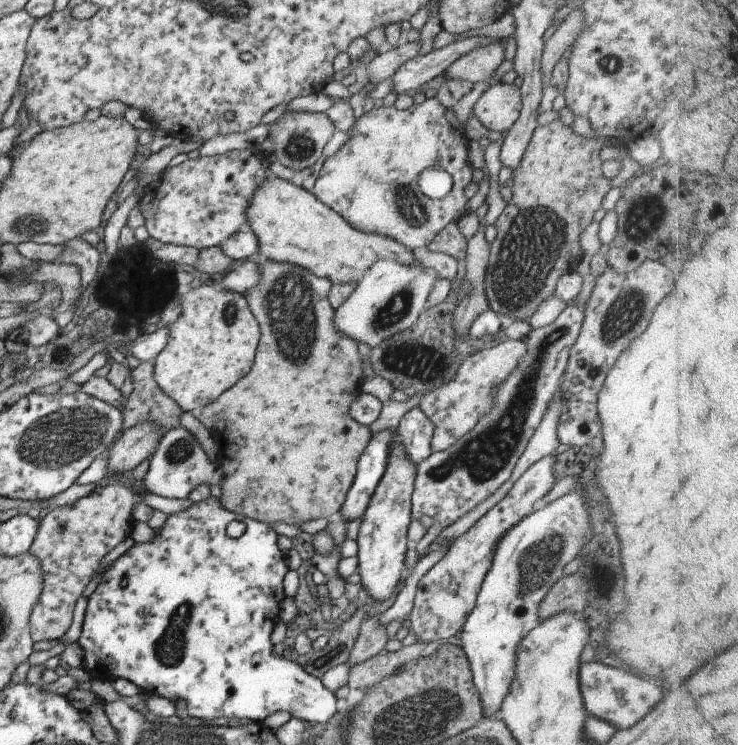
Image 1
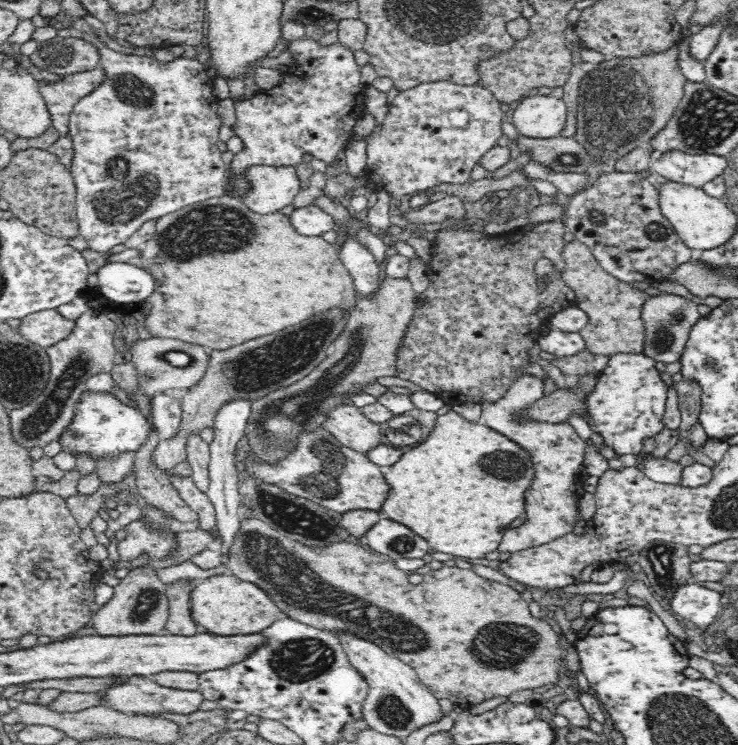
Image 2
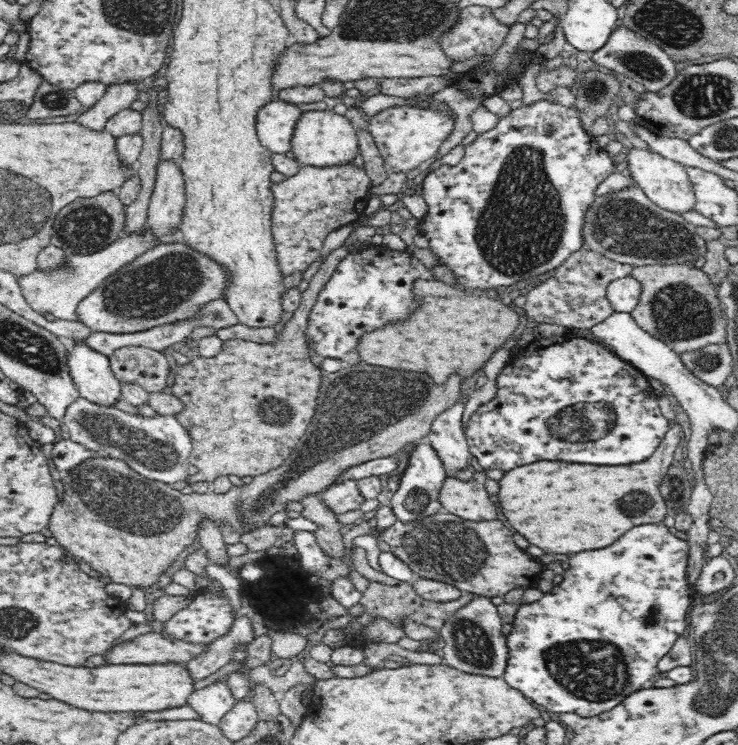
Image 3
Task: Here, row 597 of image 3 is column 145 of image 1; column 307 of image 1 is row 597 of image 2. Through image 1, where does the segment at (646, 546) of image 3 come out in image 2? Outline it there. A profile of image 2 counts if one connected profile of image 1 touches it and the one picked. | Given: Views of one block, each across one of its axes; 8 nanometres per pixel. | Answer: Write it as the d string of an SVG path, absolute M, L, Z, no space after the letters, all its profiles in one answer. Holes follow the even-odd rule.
M694 580L680 585L674 591L670 606L674 613L687 619L688 624L698 627L698 632L708 632L708 627L721 616L721 594Z

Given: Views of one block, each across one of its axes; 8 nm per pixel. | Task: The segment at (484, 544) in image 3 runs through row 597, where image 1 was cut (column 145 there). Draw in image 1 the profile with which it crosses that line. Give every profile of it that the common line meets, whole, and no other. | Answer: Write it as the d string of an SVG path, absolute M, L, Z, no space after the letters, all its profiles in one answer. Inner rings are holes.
M130 471L124 474L114 473L106 476L108 477L109 482L106 481L106 484L96 486L93 493L76 500L72 506L60 506L42 514L39 532L30 550L33 556L39 558L45 578L38 605L34 608L30 618L30 631L34 643L44 640L55 642L62 639L74 620L74 609L79 597L82 597L89 582L99 574L100 563L106 554L131 536L136 521L132 510L136 504L143 502L140 493L150 492L145 488L143 480L135 480ZM121 475L127 478L127 483L118 480L118 476ZM128 484L132 488L128 488Z

